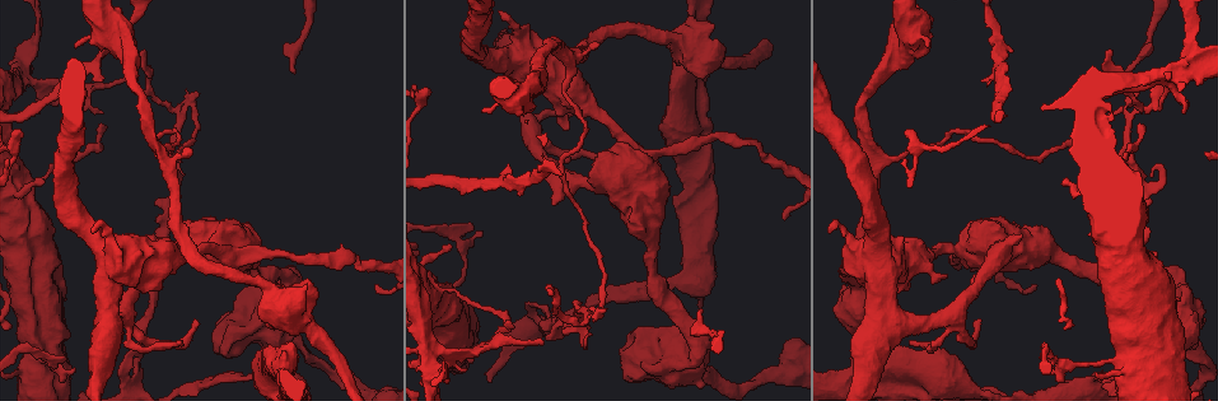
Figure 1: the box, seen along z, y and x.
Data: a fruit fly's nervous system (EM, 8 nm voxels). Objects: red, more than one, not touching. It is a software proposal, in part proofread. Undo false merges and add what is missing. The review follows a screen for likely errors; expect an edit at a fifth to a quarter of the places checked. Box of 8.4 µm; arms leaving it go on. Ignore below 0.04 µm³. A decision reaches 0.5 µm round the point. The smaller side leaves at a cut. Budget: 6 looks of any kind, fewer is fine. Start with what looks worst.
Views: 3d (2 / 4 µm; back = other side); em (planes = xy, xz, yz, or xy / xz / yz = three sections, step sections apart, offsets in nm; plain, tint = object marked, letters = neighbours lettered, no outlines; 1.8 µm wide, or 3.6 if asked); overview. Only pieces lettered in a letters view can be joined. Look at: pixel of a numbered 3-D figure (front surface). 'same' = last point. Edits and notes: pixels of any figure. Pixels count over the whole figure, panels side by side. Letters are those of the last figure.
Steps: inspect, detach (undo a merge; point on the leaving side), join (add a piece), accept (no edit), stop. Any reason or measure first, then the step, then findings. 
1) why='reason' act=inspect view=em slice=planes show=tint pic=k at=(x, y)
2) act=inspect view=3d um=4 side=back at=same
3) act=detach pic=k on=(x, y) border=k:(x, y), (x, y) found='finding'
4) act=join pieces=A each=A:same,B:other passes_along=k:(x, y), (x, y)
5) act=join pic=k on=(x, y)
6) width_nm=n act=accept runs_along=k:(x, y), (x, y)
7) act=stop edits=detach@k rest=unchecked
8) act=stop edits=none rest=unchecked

act=inspect view=3d um=4 pic=1 at=(508, 56)

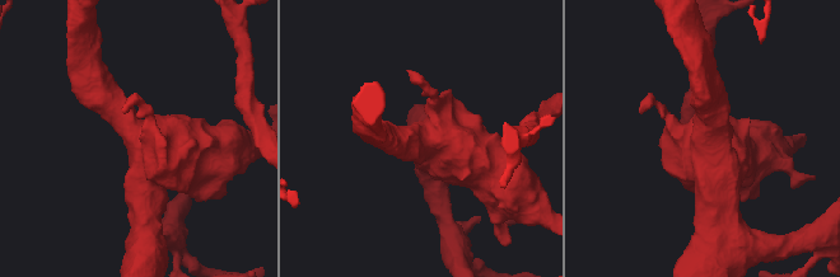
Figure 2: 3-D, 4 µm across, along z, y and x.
why='shape alone is not enough' act=inspect view=em um=3.6 slice=yz step=16 show=tint pic=2 at=(425, 134)

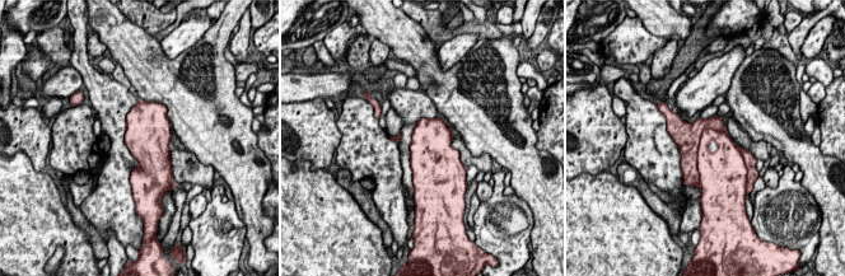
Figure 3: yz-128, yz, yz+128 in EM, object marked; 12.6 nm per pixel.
act=inspect view=em um=3.6 slice=planes show=letters at=same

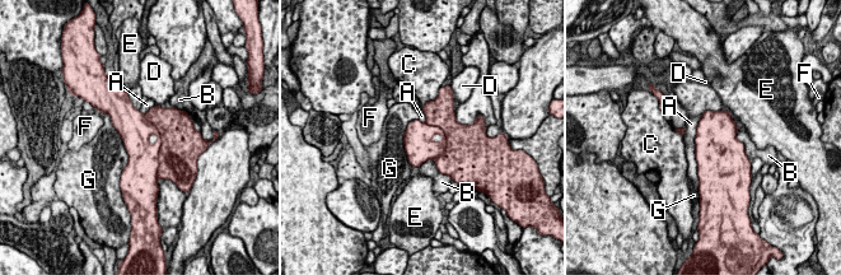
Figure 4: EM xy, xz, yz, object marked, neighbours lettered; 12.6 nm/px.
act=detach pic=4 on=(180, 149) each=A:other,B:other,C:other,D:other,E:other,F:other,G:other border=4:(143, 115), (159, 135), (158, 173) found='two cells meet here'

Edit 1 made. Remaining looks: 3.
why='see it whole again' act=inspect view=overview

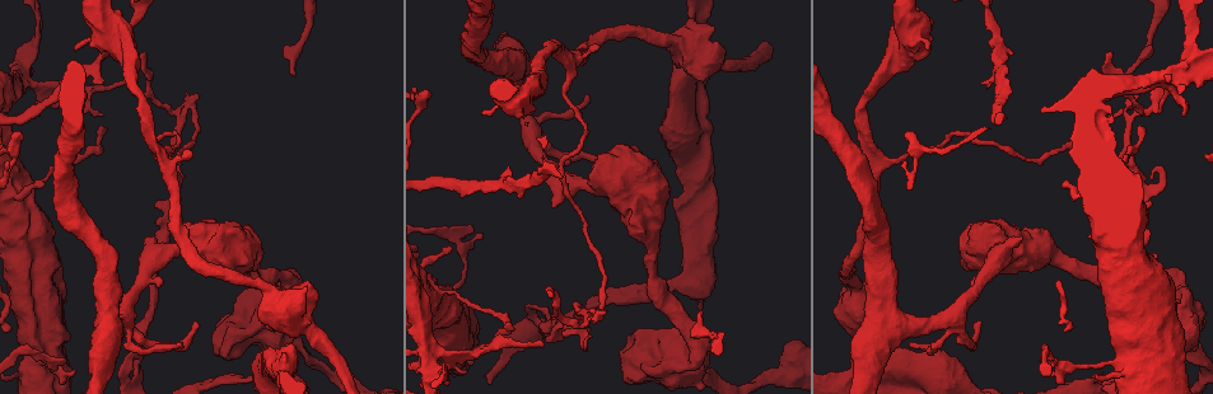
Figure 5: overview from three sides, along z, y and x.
why='free end' act=inspect view=3d um=2 pic=5 at=(194, 323)

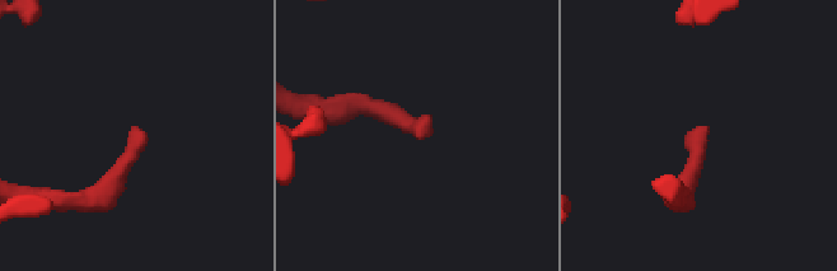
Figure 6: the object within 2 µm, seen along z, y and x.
why='shape alone is not enough' act=inspect view=em slice=yz step=16 show=letters pic=6 at=(423, 138)

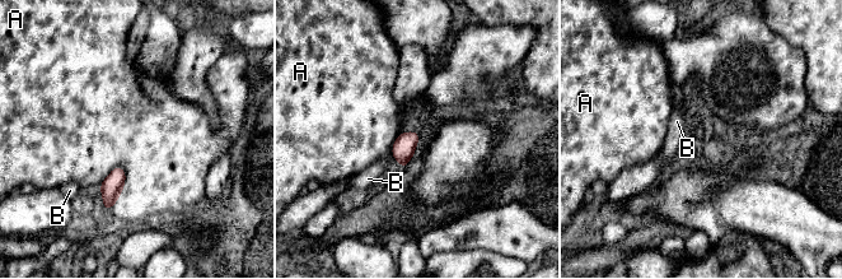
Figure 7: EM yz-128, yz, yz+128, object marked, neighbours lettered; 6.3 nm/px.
width_nm=140 longest_contact=A:300nm act=accept each=A:other,B:other found='no lettered piece goes on from it'

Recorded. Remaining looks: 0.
act=stop edits=detach@4 rest=unchecked

